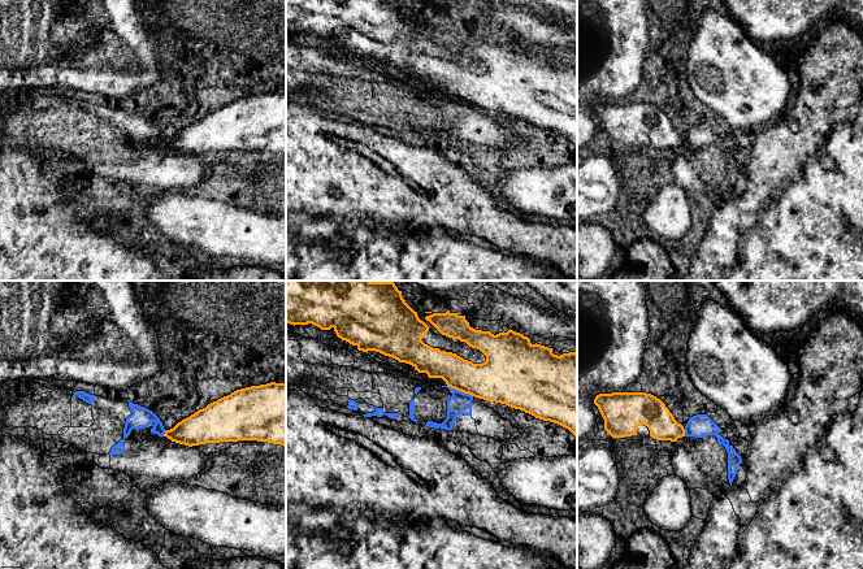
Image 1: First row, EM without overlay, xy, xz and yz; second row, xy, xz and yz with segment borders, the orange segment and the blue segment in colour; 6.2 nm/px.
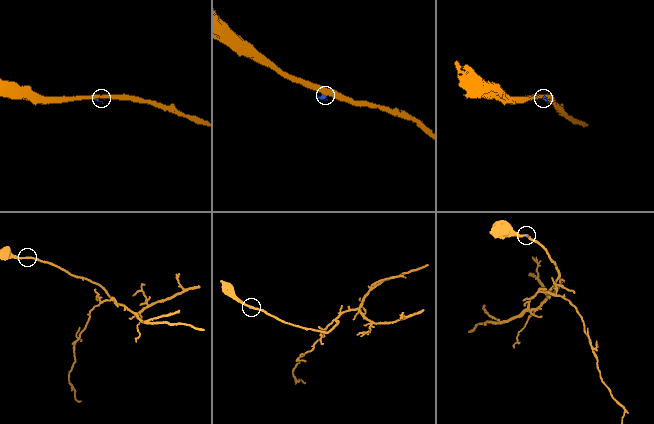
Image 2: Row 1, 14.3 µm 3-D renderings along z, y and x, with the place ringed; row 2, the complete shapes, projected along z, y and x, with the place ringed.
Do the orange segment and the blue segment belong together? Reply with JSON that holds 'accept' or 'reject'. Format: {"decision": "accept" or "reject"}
{"decision": "reject"}

